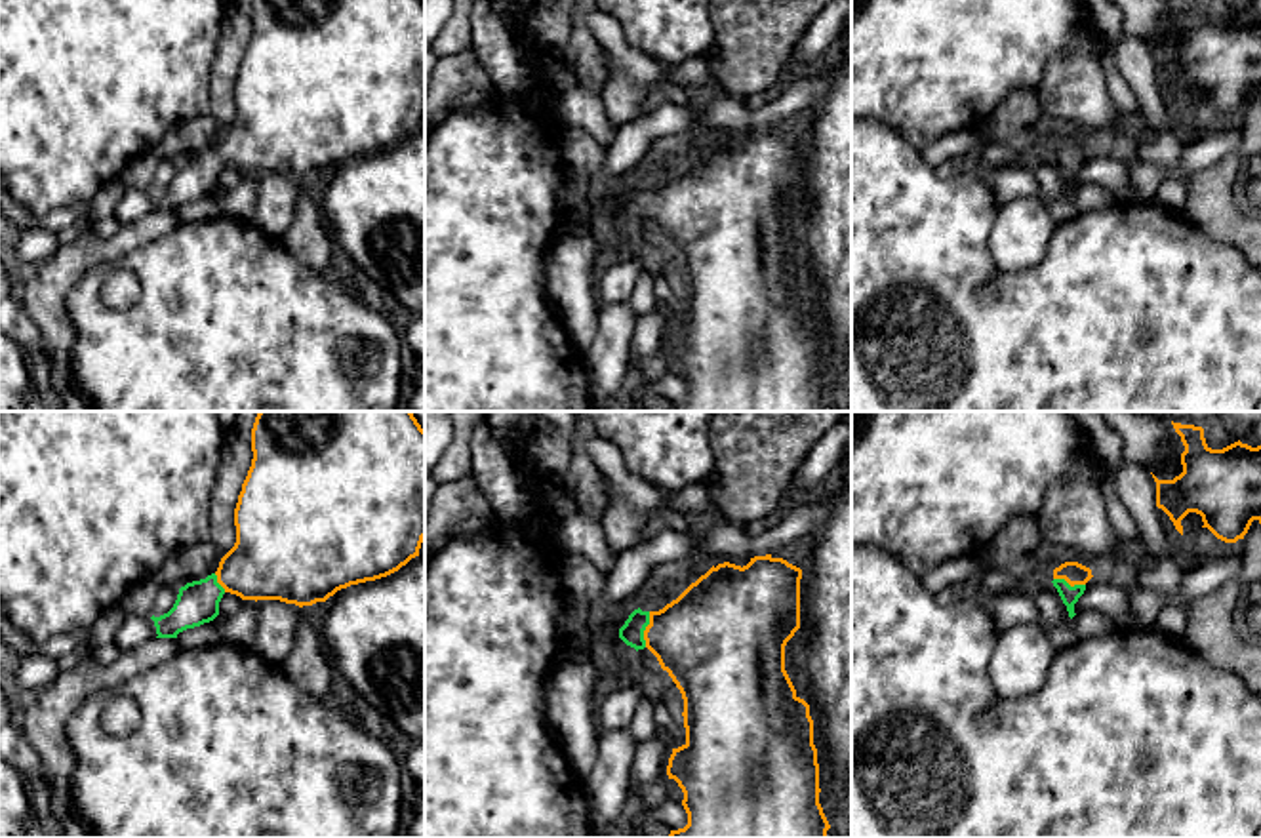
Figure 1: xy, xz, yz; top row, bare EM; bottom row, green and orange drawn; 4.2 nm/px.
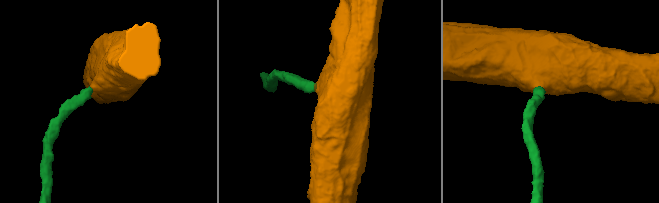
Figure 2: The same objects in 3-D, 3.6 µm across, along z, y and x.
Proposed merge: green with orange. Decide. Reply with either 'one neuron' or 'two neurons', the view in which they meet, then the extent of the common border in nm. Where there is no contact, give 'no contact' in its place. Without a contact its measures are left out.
one neuron | xz | 150 nm

